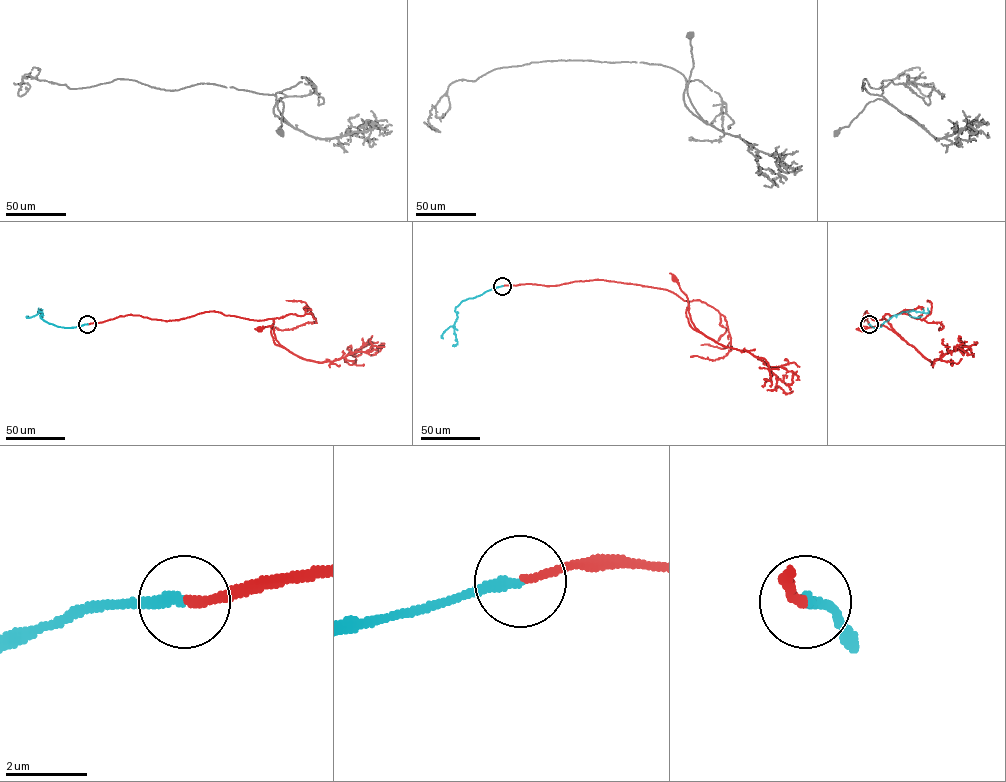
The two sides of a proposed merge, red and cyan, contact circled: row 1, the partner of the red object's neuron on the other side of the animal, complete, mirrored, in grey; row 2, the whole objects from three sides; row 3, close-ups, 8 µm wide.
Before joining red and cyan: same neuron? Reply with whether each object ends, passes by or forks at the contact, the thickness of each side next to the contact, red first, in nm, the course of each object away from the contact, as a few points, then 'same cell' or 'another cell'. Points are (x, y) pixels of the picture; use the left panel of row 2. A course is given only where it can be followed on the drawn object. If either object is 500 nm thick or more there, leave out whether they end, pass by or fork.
red ends there; cyan ends there; 200 nm thick on the red side, 280 nm on the other; red runs (87, 324), (130, 315), (165, 321), (215, 311), (273, 318), (274, 342), (283, 347), (272, 325), (259, 328); cyan runs (87, 324), (64, 327), (49, 323), (40, 316), (42, 313), (38, 312), (38, 308); same cell

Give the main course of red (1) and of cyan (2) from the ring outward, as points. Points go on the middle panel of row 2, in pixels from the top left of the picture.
1: (502, 286), (603, 279), (667, 289), (688, 301), (686, 316), (698, 331), (686, 296), (674, 279)
2: (502, 286), (458, 305), (455, 309), (457, 318), (454, 332), (457, 343), (453, 344)

